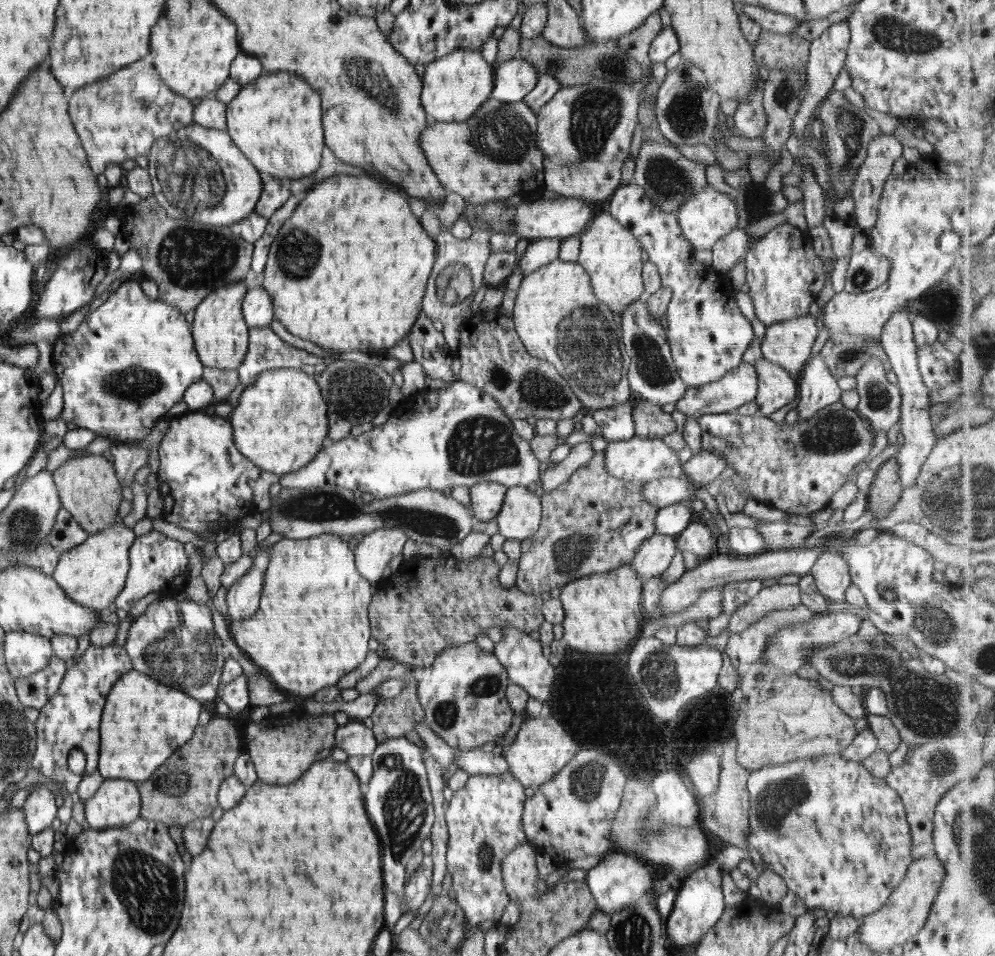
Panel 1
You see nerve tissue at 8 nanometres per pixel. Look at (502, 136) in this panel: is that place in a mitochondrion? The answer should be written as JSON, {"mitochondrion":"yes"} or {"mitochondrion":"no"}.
{"mitochondrion":"yes"}

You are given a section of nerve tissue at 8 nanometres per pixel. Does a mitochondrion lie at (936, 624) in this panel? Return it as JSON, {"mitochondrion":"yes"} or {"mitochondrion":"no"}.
{"mitochondrion":"yes"}

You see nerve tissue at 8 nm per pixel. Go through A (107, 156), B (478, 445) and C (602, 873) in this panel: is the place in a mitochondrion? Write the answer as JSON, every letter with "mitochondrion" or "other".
{"A":"other","B":"mitochondrion","C":"other"}

